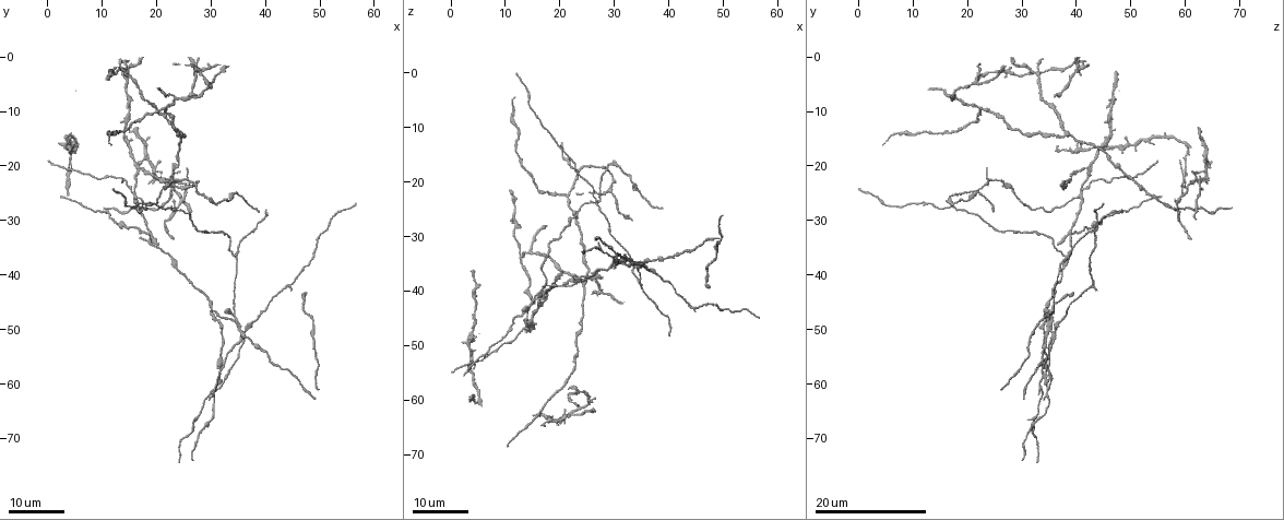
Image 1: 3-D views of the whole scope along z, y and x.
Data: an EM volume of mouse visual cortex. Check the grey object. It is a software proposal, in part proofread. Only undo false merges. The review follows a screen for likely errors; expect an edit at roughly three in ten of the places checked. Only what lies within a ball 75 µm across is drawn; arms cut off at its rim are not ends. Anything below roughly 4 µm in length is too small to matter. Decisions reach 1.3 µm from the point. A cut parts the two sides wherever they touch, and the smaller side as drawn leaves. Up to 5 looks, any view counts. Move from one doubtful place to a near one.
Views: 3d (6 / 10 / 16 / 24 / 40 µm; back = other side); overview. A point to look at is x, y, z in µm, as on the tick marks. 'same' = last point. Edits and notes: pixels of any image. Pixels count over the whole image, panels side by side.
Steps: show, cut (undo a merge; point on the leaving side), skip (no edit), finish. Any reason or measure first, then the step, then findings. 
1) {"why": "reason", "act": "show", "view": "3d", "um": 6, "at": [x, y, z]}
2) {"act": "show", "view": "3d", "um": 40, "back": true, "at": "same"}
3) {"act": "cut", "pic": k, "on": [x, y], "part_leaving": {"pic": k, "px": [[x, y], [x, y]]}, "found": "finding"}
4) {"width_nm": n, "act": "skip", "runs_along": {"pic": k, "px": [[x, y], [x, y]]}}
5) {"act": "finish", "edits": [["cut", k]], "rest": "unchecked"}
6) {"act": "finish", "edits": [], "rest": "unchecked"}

{"why": "arms part here", "act": "show", "view": "3d", "um": 16, "at": [21.0, 27.5, 57.0]}

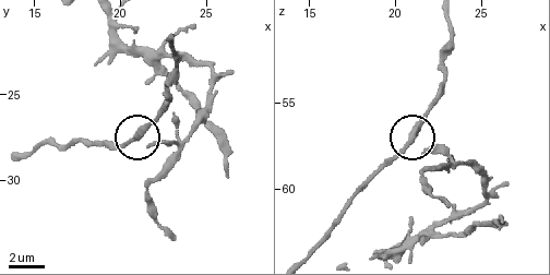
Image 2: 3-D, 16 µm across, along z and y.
{"why": "zoom in", "act": "show", "view": "3d", "um": 10, "at": [21.0, 27.5, 57.1]}

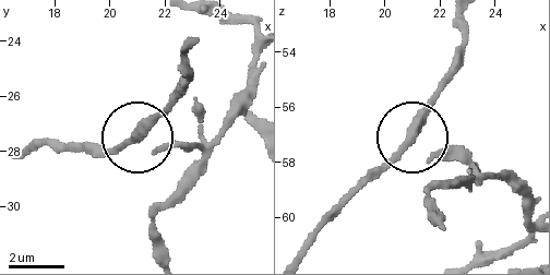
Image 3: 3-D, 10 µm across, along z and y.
{"act": "show", "view": "3d", "um": 10, "back": true, "at": [21.0, 27.4, 57.0]}

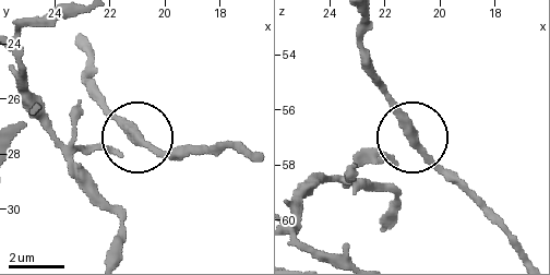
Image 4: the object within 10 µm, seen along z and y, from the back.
{"arms": 3, "act": "skip", "runs_along": {"pic": 4, "px": [[81, 49], [95, 98], [138, 138], [184, 154]]}, "found": "one neuron here"}

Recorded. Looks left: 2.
{"why": "branch point", "act": "show", "view": "3d", "um": 16, "at": [15.5, 25.0, 40.5]}

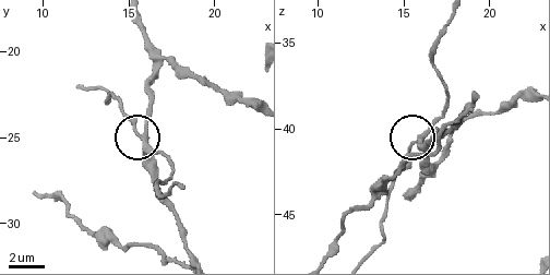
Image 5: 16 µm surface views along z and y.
{"act": "show", "view": "3d", "um": 6, "at": [15.6, 24.7, 40.7]}

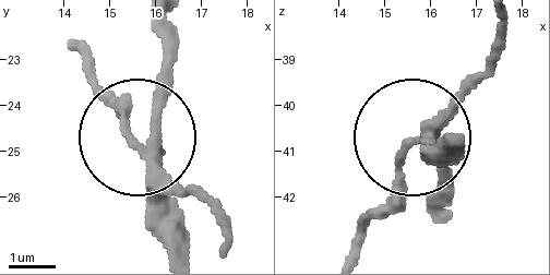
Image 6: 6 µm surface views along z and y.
{"width_nm": 200, "act": "cut", "pic": 6, "on": [123, 117], "part_leaving": {"pic": 6, "px": [[150, 172], [196, 195], [219, 231]]}, "found": "a second neuron is stuck on"}

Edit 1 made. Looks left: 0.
{"act": "finish", "edits": [["cut", 6]], "rest": "unchecked"}

